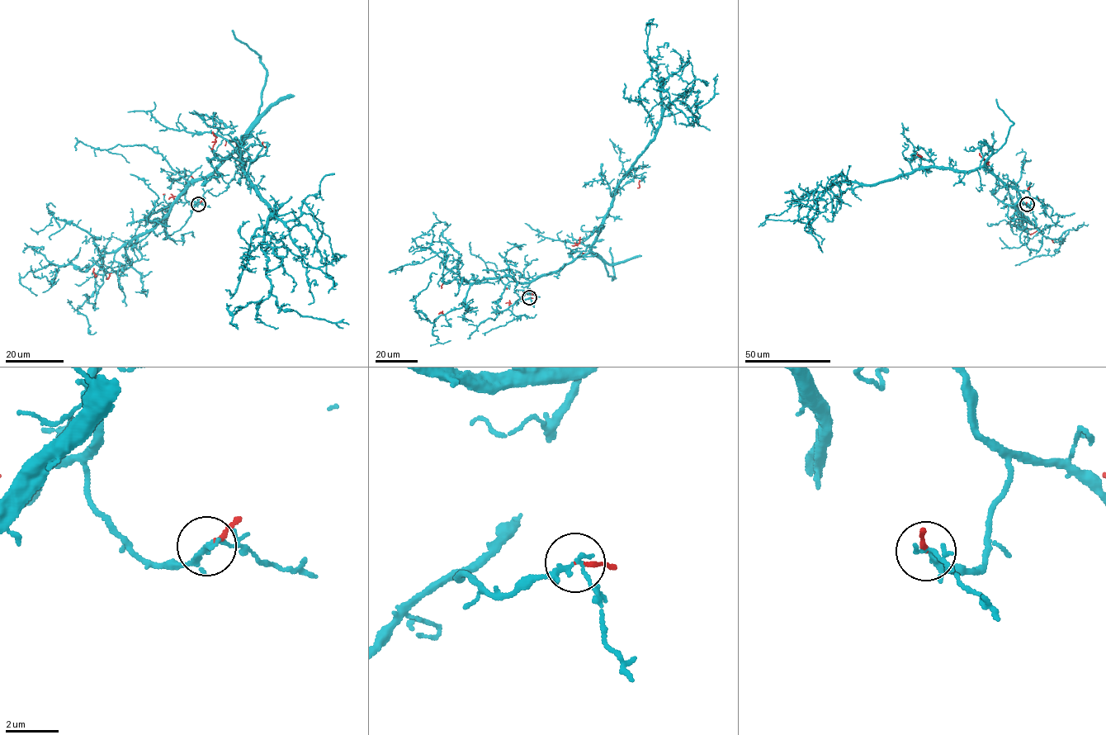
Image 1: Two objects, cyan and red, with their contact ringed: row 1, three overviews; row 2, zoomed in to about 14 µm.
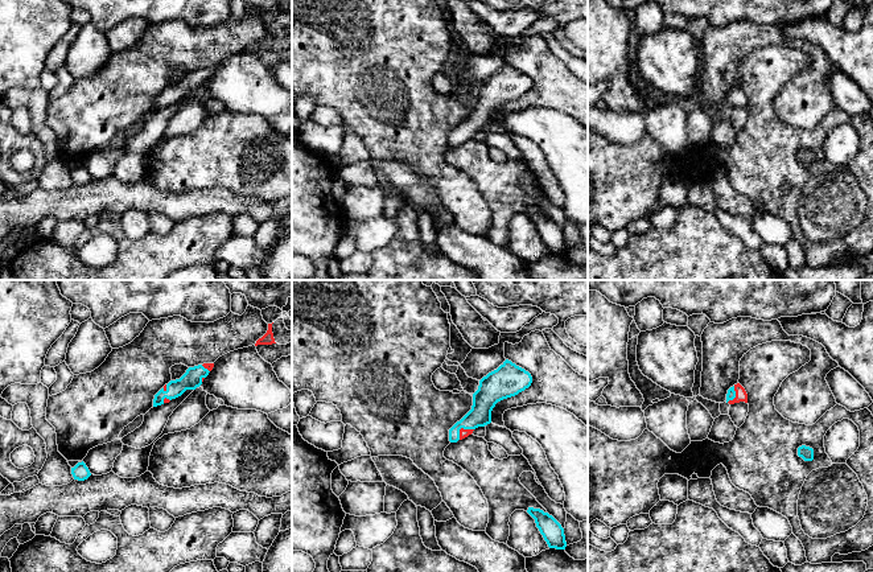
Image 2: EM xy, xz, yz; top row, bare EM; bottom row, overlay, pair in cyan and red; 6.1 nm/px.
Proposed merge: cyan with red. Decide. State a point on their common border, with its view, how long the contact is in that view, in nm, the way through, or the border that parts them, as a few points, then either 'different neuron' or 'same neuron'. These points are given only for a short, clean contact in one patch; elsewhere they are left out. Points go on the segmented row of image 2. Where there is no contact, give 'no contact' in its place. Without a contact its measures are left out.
contact xz (461, 427); length 120 nm; different neuron

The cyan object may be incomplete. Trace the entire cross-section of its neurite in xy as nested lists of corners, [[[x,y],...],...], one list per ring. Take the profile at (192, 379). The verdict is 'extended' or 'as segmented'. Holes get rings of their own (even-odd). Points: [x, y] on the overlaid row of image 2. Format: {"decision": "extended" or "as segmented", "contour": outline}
{"decision": "as segmented", "contour": [[[202,365],[189,367],[186,373],[176,380],[170,380],[166,388],[161,388],[153,399],[153,407],[164,404],[164,399],[176,399],[181,396],[186,390],[195,390],[202,384],[202,379],[209,375],[209,370]]]}

